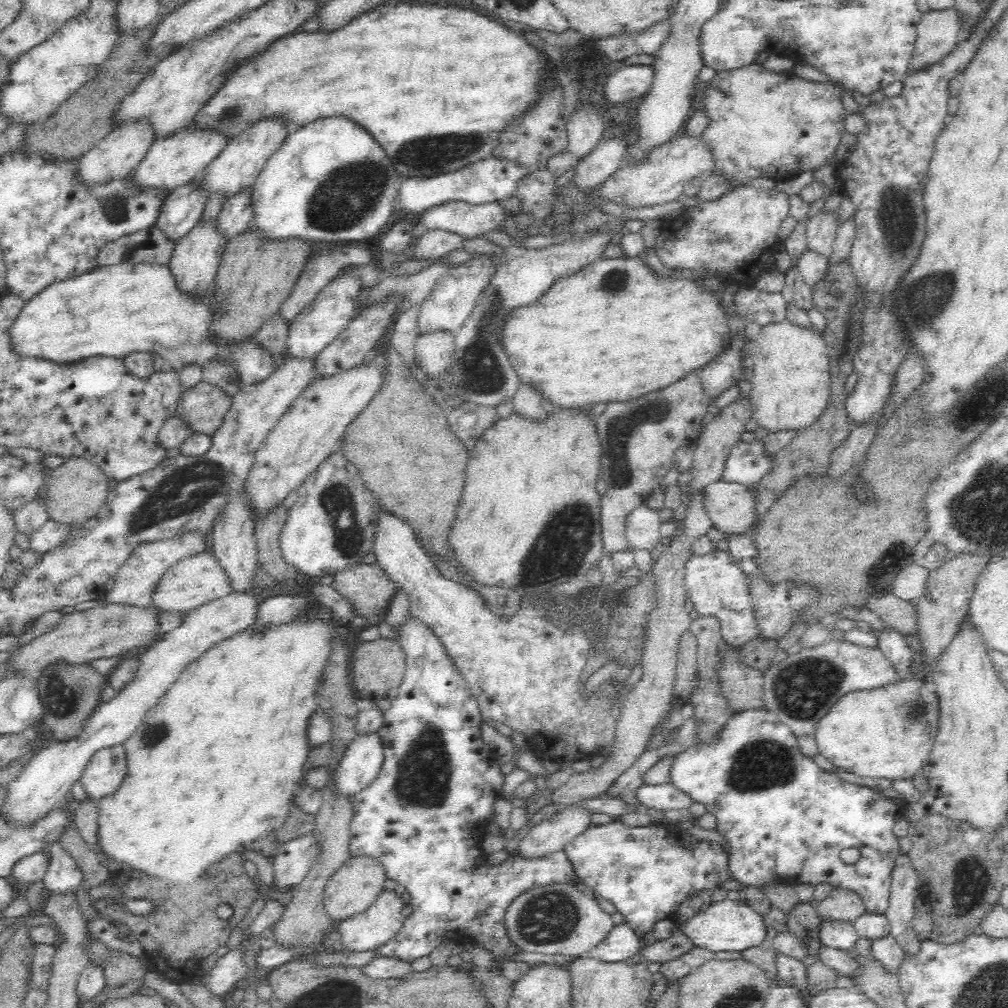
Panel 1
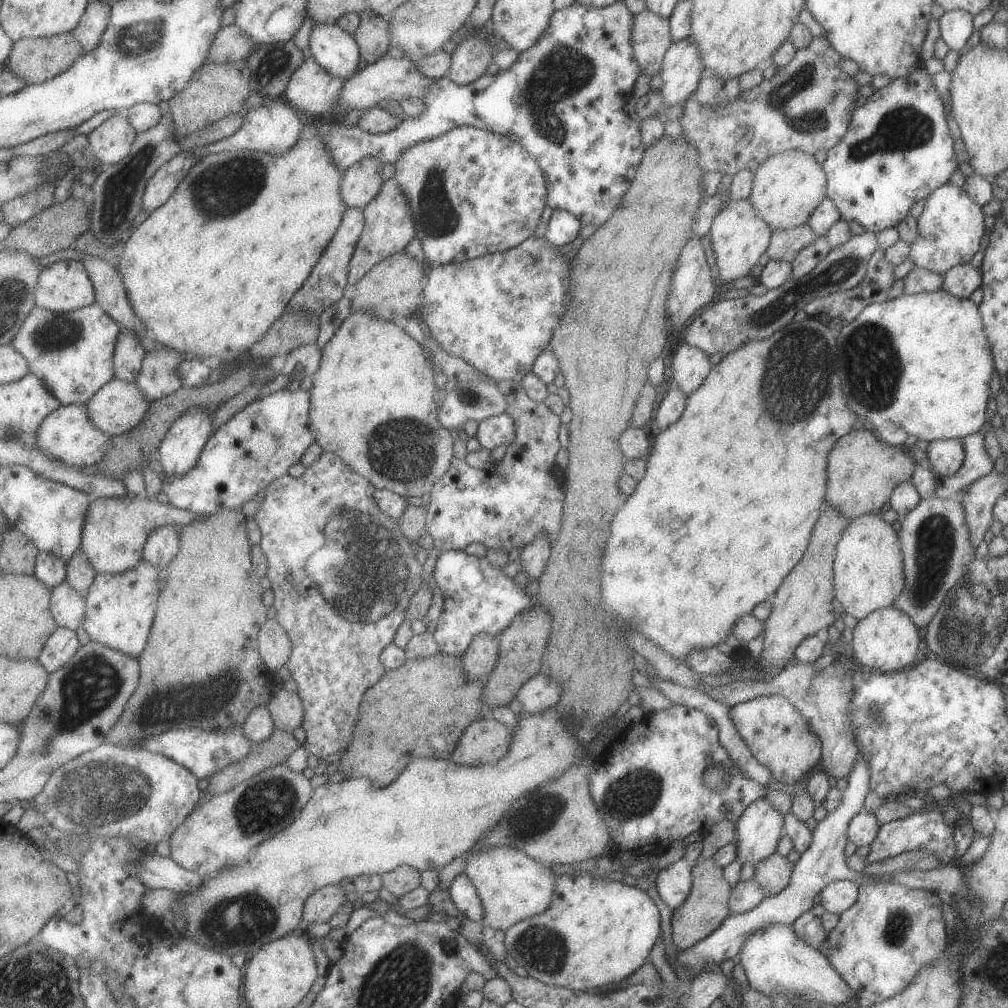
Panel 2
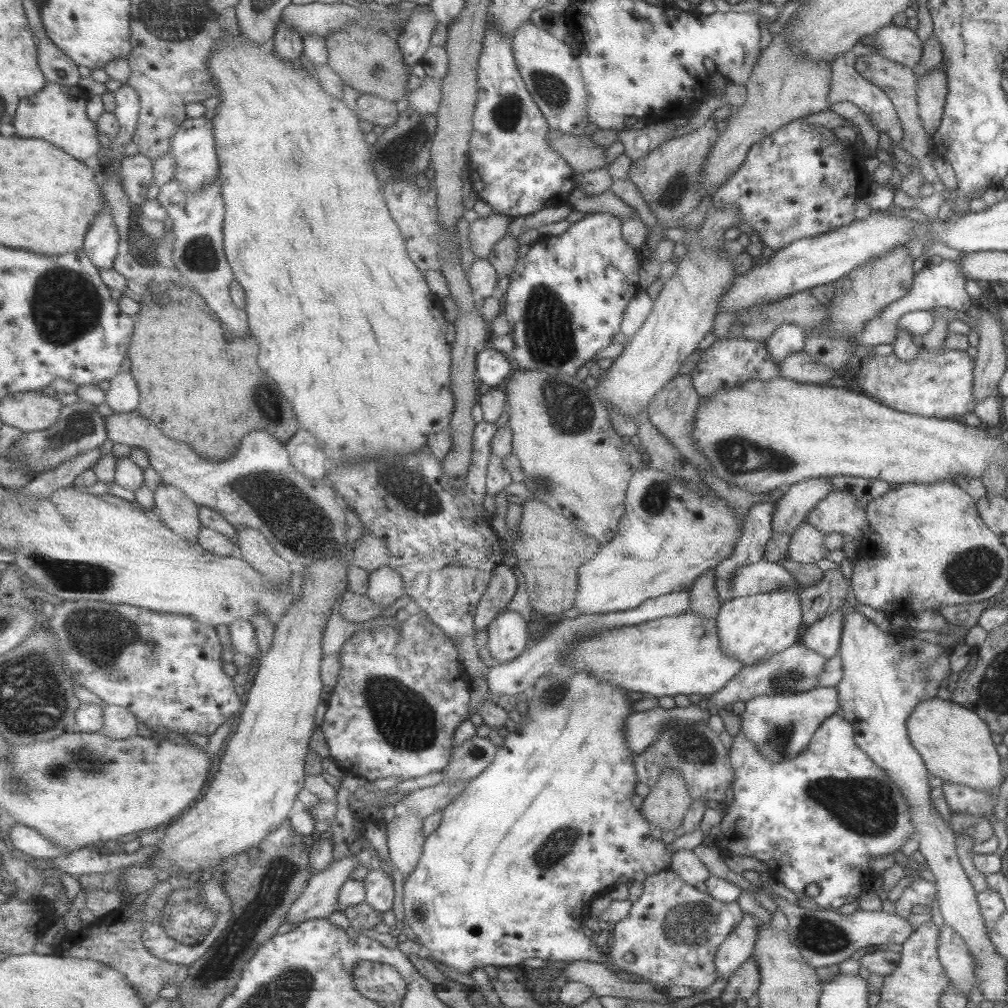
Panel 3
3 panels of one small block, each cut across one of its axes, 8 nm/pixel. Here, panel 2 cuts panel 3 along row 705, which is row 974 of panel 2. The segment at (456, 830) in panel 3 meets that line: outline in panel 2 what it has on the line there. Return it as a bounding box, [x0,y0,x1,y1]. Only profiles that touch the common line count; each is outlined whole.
[506,873,659,991]

